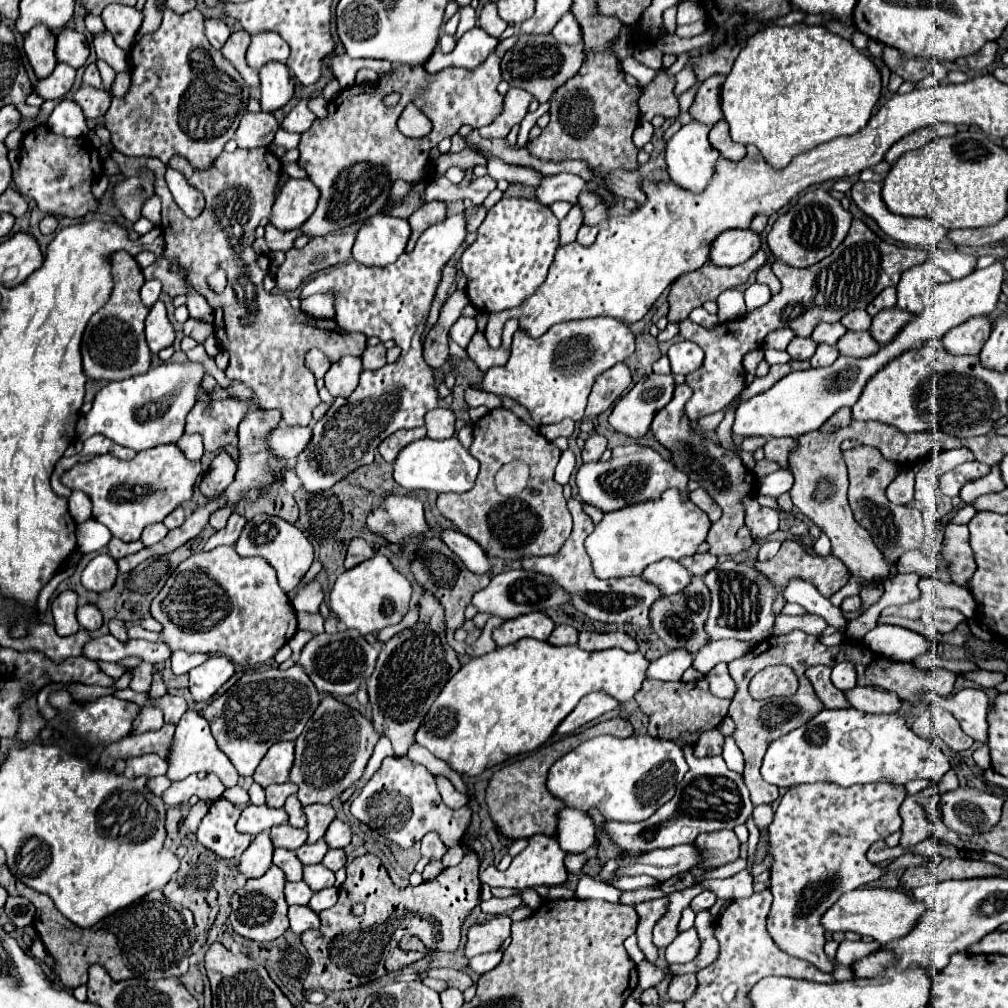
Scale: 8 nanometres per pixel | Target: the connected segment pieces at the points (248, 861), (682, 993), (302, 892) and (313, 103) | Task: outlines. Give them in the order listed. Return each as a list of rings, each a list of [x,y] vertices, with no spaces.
[[[261,832],[251,842],[251,846],[241,854],[237,870],[243,872],[247,878],[263,876],[269,870],[269,866],[273,864],[271,856],[273,856],[273,844],[269,838],[269,832]]]
[[[683,974],[683,976],[673,976],[669,980],[669,988],[667,988],[667,996],[671,1000],[679,1000],[685,1002],[691,998],[691,994],[697,988],[697,978],[695,974]]]
[[[303,880],[287,882],[287,886],[285,886],[285,898],[287,898],[287,904],[291,904],[291,906],[293,904],[309,904],[311,896],[313,896],[313,890]]]
[[[323,96],[309,100],[309,110],[311,110],[317,118],[325,118],[325,116],[327,116],[327,100],[325,100]]]

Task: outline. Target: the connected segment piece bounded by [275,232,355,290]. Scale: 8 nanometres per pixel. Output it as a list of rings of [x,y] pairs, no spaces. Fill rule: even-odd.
[[[341,232],[327,234],[323,238],[313,238],[301,250],[291,248],[285,254],[285,262],[275,272],[277,288],[295,290],[317,270],[325,270],[335,264],[345,264],[351,258],[353,242],[353,232]]]

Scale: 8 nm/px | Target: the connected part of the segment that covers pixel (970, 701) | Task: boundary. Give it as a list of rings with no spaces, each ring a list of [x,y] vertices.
[[[965,688],[957,692],[953,698],[947,698],[945,702],[937,702],[941,708],[951,712],[957,722],[961,724],[963,732],[969,734],[973,740],[987,744],[987,694],[983,690]]]

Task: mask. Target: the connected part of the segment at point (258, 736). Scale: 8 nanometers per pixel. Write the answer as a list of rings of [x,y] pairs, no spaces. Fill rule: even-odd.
[[[295,664],[285,672],[271,668],[241,676],[239,682],[229,688],[229,692],[211,700],[199,714],[209,722],[219,750],[223,750],[237,772],[241,776],[253,776],[263,754],[267,754],[275,742],[295,740],[303,732],[319,702],[319,692],[315,686],[311,686],[305,670]]]

